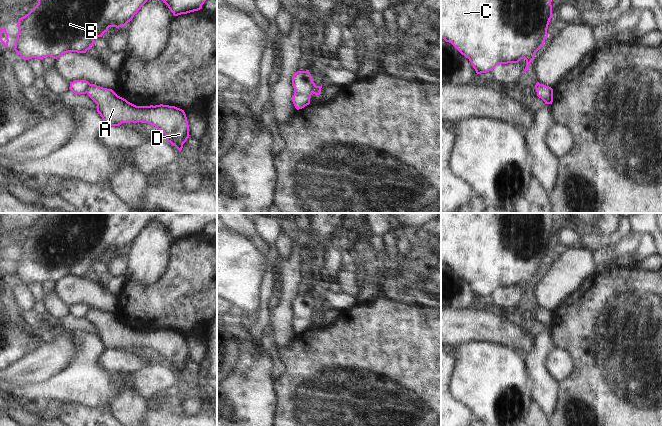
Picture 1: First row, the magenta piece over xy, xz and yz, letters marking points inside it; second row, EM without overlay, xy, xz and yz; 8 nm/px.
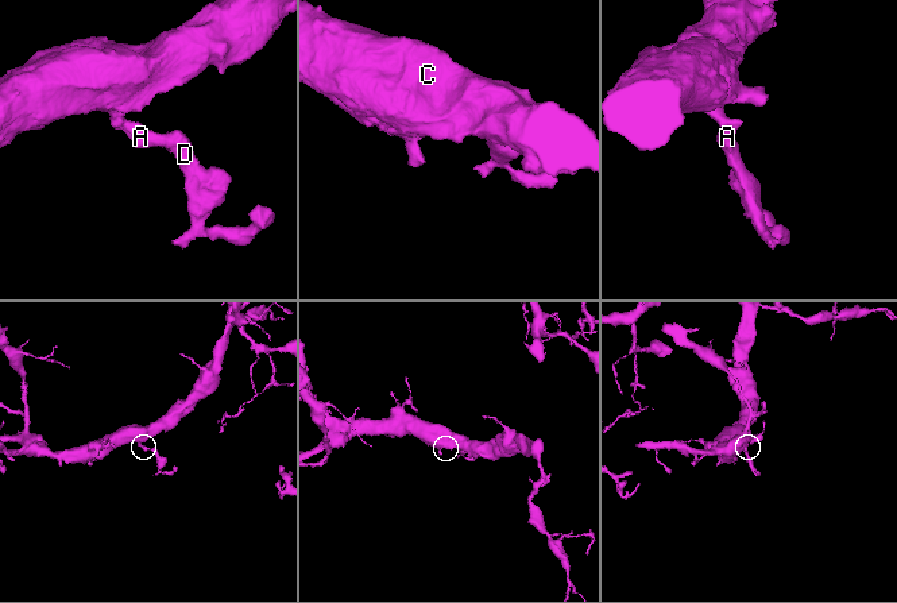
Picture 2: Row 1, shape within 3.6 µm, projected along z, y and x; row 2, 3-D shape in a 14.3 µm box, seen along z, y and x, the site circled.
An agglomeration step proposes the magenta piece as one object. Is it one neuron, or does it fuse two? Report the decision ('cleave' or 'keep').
cleave

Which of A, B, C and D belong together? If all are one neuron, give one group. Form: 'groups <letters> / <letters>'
groups A D / B C

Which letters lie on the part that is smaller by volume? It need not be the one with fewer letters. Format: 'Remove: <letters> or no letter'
Remove: A, D

